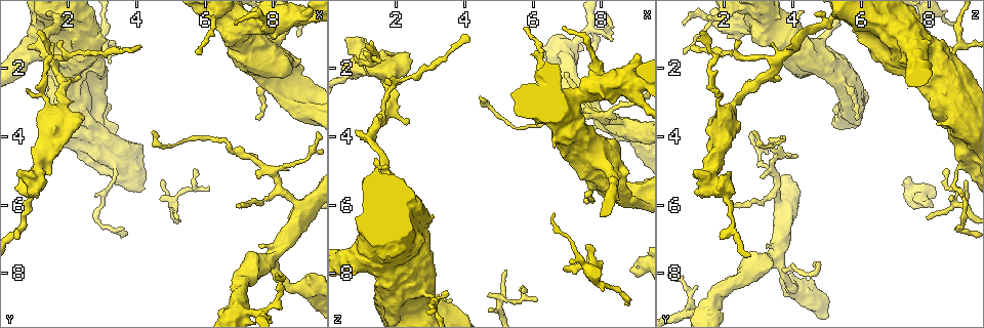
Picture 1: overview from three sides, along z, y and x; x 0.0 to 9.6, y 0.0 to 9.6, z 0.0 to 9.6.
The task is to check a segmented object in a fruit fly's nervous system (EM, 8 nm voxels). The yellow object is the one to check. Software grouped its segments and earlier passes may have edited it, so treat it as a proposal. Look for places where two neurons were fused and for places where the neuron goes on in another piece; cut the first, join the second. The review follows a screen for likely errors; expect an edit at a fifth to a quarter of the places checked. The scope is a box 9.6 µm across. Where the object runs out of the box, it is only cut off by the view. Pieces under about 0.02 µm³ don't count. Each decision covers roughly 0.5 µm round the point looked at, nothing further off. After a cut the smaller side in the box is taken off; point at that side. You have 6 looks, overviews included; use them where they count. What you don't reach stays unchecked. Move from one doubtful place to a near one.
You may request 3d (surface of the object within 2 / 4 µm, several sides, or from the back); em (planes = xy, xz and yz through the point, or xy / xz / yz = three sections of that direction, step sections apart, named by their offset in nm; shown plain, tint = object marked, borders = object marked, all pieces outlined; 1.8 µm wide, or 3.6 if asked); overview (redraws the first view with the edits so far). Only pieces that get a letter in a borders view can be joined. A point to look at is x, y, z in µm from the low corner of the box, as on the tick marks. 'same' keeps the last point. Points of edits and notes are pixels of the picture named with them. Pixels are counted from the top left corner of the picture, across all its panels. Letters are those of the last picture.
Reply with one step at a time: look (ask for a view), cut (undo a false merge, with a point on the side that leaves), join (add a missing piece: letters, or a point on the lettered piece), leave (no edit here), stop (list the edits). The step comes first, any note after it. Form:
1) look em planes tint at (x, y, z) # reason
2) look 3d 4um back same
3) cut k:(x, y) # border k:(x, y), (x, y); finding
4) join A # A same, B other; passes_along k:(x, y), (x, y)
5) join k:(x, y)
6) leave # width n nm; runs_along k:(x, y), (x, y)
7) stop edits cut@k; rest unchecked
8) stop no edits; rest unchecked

look em planes borders at (8.90, 5.95, 7.85) # thick end

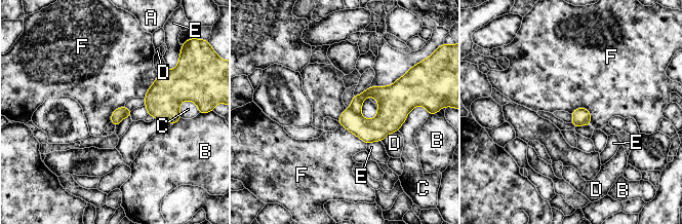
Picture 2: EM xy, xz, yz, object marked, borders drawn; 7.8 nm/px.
leave # A other, B other, C other, D other, E other, F other; border 2:(571, 112), (586, 108), (591, 124); none of them fits

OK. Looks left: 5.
look em xy step 4 tint at (8.00, 7.55, 3.40)

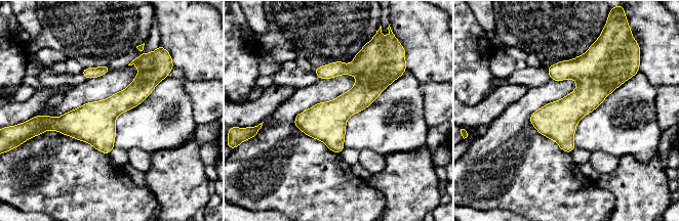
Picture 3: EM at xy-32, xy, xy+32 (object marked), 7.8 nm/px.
look em xz step 8 borders same # cut it another way

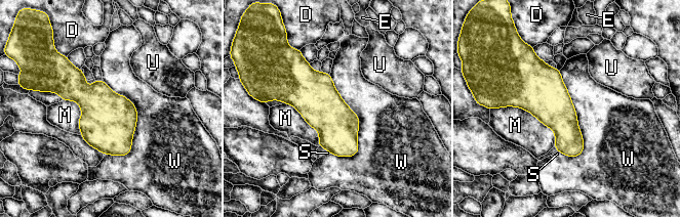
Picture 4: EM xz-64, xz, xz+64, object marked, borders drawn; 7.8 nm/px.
leave # D other, E other, M other, S other, U other, W other; border 4:(103, 81), (135, 107), (126, 156); all the same neuron

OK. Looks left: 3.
look em yz step 16 borders at (7.00, 6.05, 2.10) # thin end

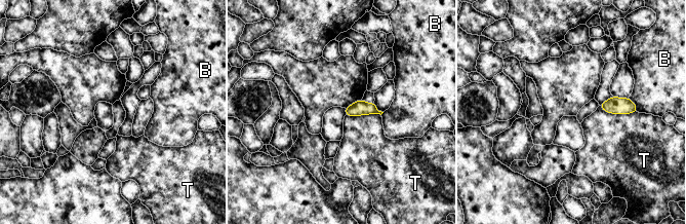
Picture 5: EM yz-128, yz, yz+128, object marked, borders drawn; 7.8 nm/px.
leave # longest_contact T 300 nm; B other, T other; border 5:(599, 105), (612, 113), (636, 112); no lettered piece goes on from it

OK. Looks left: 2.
stop no edits; rest unchecked

